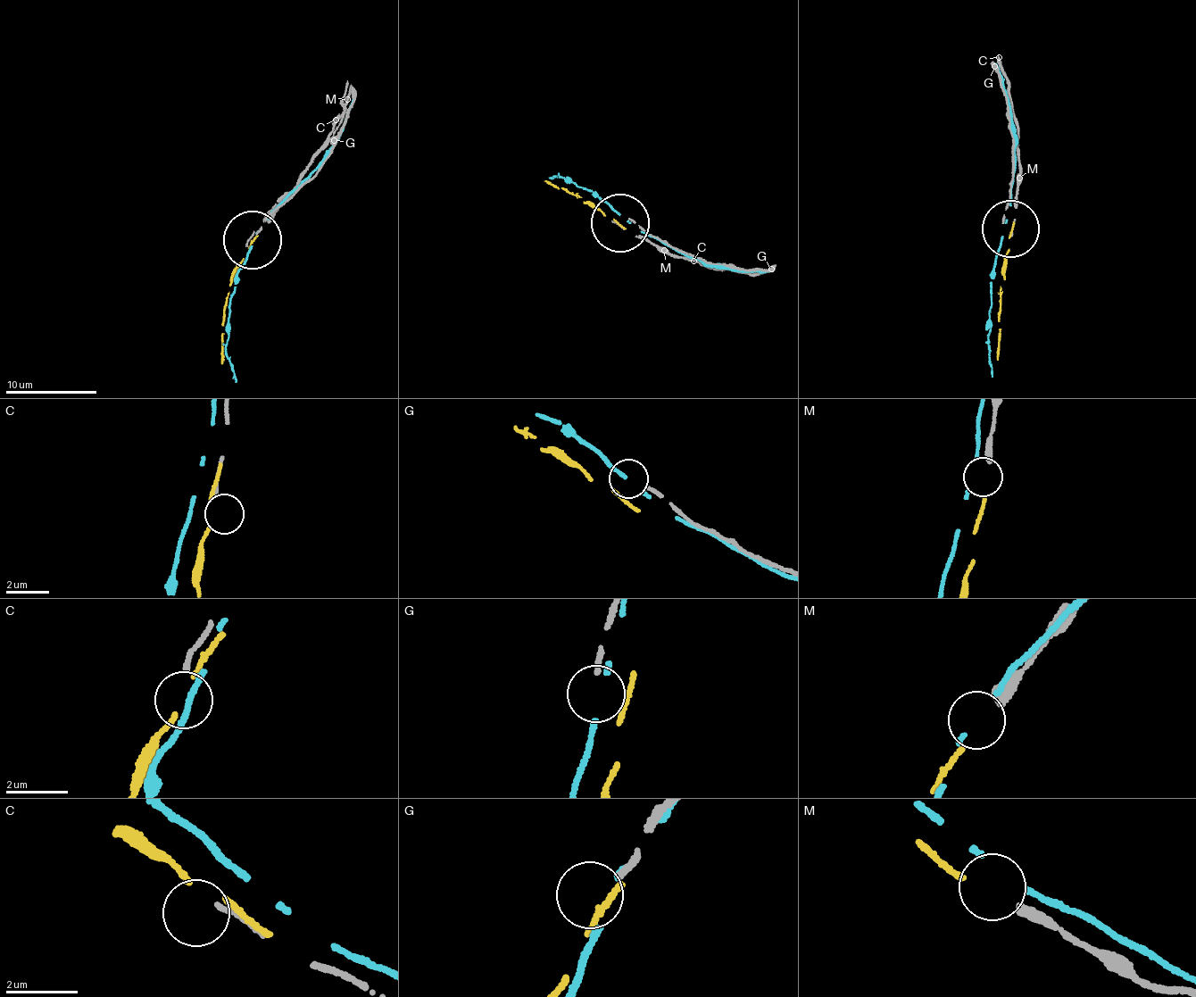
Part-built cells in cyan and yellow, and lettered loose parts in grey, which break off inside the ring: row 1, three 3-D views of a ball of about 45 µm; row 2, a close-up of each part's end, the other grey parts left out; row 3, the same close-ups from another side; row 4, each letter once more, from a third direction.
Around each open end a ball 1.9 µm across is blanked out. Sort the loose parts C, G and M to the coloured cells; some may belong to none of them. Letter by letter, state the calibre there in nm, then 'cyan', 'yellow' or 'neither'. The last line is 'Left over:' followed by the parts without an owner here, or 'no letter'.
C: 120 nm thick; neither
G: 160 nm thick; neither
M: 360 nm thick; yellow
Left over: C, G

